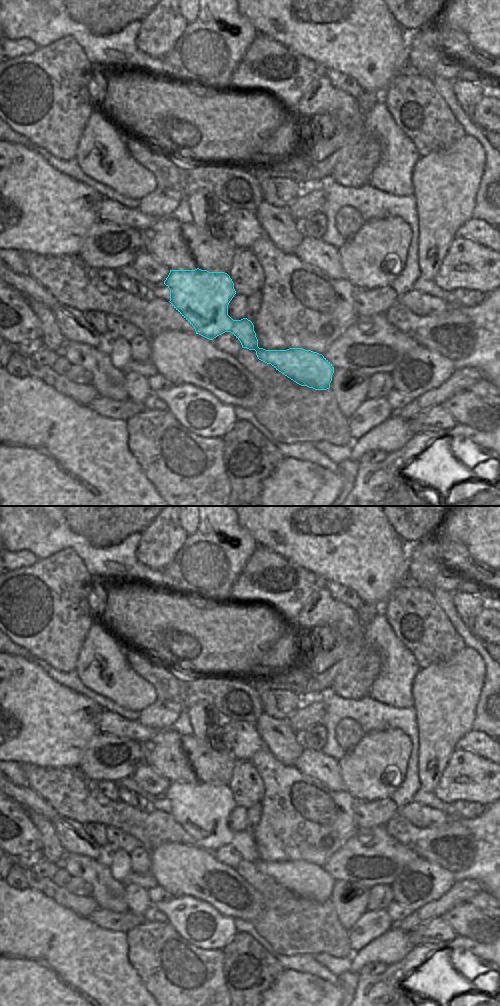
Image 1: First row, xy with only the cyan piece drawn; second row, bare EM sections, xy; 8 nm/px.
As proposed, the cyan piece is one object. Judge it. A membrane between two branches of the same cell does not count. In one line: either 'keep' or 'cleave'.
keep

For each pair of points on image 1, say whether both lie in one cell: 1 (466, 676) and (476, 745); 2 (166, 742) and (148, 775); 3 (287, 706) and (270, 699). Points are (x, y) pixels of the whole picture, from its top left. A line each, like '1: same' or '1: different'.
1: different
2: different
3: same

